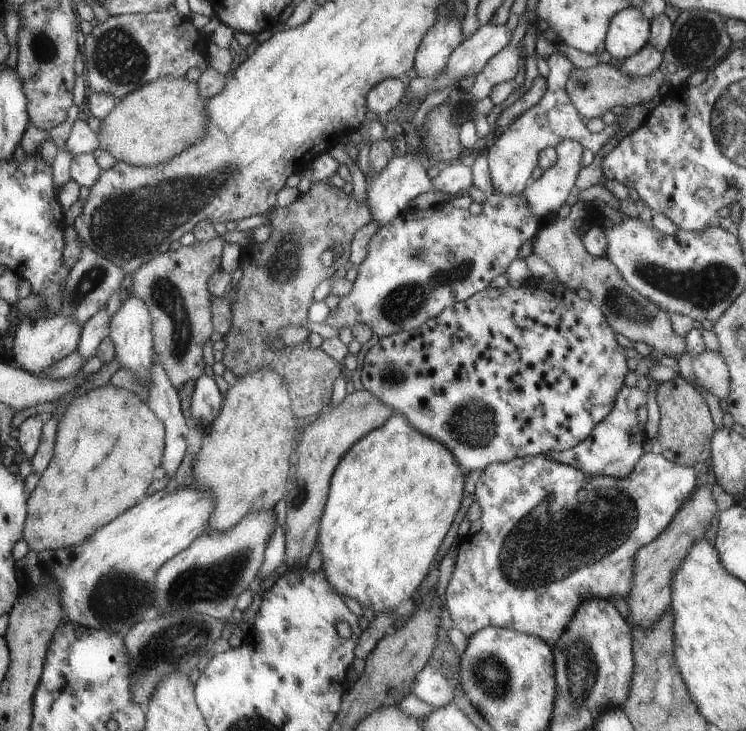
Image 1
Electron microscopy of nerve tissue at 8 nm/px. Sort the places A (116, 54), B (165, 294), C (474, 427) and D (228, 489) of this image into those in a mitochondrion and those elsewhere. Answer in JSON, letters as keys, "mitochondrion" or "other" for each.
{"A":"mitochondrion","B":"mitochondrion","C":"mitochondrion","D":"other"}

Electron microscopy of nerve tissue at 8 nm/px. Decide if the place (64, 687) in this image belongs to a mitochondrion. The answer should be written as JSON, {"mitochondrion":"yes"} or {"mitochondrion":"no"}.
{"mitochondrion":"no"}

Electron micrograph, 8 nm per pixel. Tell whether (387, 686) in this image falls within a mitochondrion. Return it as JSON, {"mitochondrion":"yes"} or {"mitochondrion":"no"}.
{"mitochondrion":"yes"}

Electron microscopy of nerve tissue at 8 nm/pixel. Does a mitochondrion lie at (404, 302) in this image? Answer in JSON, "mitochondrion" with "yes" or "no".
{"mitochondrion":"yes"}

